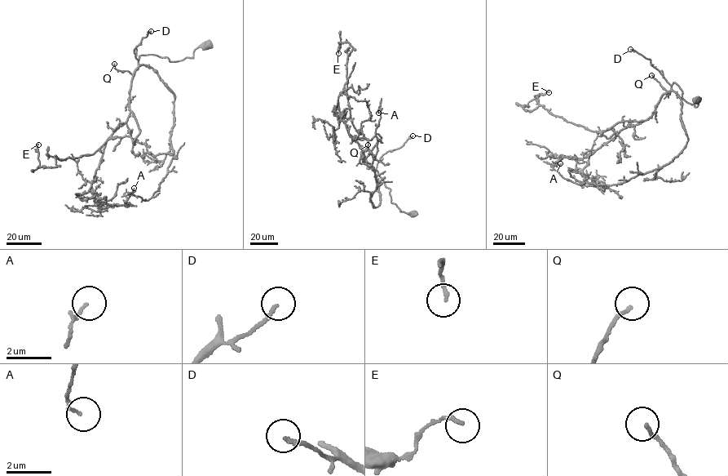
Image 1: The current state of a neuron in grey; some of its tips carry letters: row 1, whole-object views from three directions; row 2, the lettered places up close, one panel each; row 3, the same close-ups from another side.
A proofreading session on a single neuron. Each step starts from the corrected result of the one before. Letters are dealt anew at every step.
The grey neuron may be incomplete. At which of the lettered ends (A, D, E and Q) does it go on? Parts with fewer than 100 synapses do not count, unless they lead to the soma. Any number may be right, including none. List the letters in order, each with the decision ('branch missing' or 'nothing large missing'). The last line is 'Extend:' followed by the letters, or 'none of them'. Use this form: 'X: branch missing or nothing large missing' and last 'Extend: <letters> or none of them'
A: nothing large missing
D: nothing large missing
E: nothing large missing
Q: nothing large missing
Extend: none of them

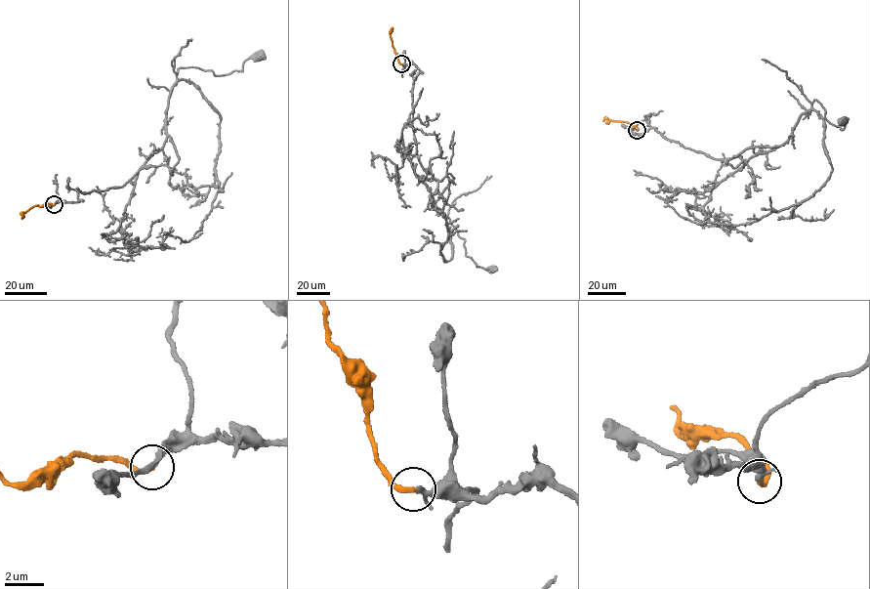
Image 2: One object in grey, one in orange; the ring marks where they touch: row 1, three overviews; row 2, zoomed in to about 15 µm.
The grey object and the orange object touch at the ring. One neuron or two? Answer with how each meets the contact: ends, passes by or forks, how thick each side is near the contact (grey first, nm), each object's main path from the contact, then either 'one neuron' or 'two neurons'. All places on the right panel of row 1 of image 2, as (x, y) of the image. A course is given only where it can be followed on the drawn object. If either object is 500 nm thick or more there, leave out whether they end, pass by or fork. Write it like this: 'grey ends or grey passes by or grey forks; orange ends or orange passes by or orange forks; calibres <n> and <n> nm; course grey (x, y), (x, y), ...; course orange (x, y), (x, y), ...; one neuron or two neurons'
grey passes by; orange ends; calibres 190 and 240 nm; course grey (637, 130), (739, 156), (733, 168), (745, 149), (780, 146), (815, 100), (830, 123), (843, 121); course orange (637, 130), (625, 121), (603, 121); one neuron

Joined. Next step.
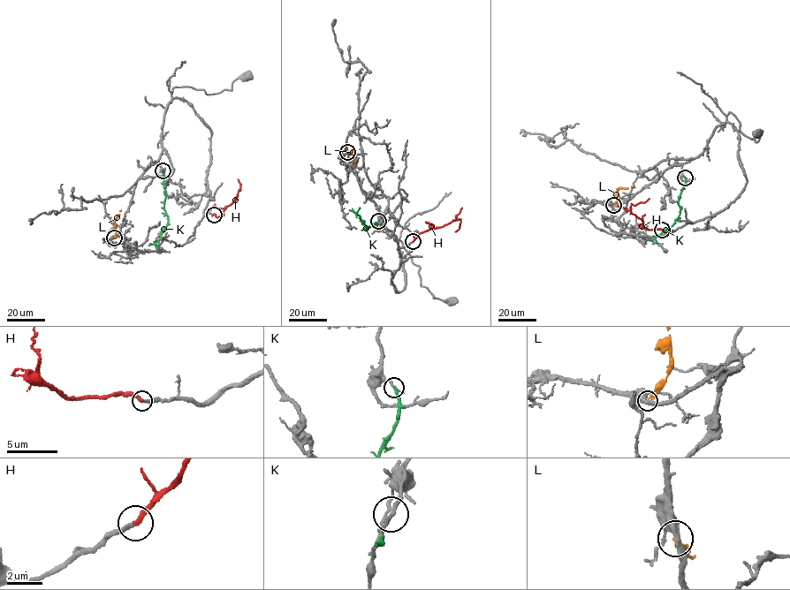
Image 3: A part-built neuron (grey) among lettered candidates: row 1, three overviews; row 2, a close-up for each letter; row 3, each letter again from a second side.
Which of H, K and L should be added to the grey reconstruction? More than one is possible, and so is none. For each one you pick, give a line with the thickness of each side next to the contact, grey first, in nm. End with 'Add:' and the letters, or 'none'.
H: 240/260 nm
Add: H

